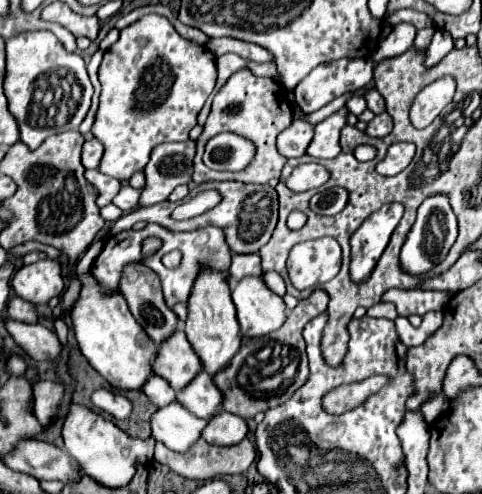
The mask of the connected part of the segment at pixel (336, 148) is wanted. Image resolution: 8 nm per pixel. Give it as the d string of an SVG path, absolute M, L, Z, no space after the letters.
M342 108L336 114L328 116L326 120L316 124L316 134L314 140L310 142L306 154L310 154L312 158L336 158L336 154L340 152L340 130L346 124L346 114L348 110Z

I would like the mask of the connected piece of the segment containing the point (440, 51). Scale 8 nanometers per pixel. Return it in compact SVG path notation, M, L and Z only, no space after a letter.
M436 30L428 50L426 50L426 66L434 66L436 62L440 62L450 50L454 48L454 40L446 30Z

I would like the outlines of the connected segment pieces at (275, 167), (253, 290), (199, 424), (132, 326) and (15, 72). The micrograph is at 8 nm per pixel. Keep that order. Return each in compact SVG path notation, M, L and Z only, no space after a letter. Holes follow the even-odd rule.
M240 70L240 72L232 74L232 78L214 96L212 110L210 110L208 120L204 124L204 132L196 140L196 158L194 158L192 182L202 184L208 180L240 180L246 184L248 182L268 184L270 178L278 178L284 164L286 164L286 158L276 150L276 136L282 130L286 130L292 124L292 120L294 120L294 116L292 116L290 102L286 100L286 90L278 82L274 82L270 78L258 78L250 70ZM220 132L242 134L256 144L256 158L244 170L240 170L236 174L228 174L228 172L214 172L214 170L204 166L204 162L202 162L204 146L212 136L216 136Z
M250 276L232 290L242 336L266 336L286 320L286 304L264 284L262 276Z
M180 402L158 408L150 422L152 436L176 452L186 452L200 438L204 426L206 420L190 414Z
M96 240L92 242L90 250L84 252L84 256L76 264L76 278L80 280L80 296L70 308L70 318L76 334L78 348L82 356L90 362L90 366L106 378L116 390L140 390L148 376L152 376L150 362L156 354L156 344L150 342L148 334L140 328L140 324L132 318L126 300L120 292L108 294L100 282L92 276L92 262L100 254L104 242ZM152 344L152 346L150 346Z
M24 32L6 40L4 94L8 98L10 114L14 114L18 122L20 140L31 150L52 134L78 130L90 108L92 92L84 60L78 54L68 52L52 32Z

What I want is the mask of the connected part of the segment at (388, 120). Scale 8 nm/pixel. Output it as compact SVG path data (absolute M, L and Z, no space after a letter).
M386 112L374 116L374 120L368 124L366 134L370 137L383 137L388 136L393 128L393 120Z

